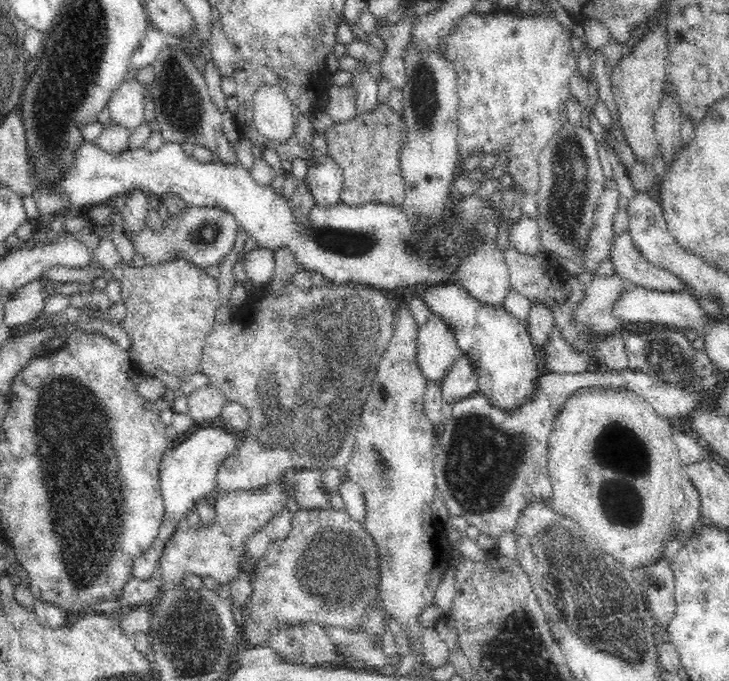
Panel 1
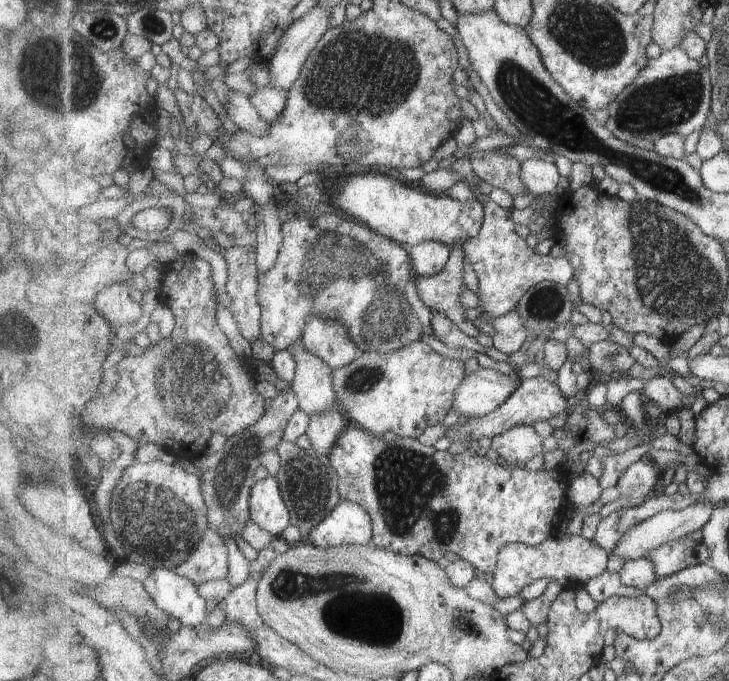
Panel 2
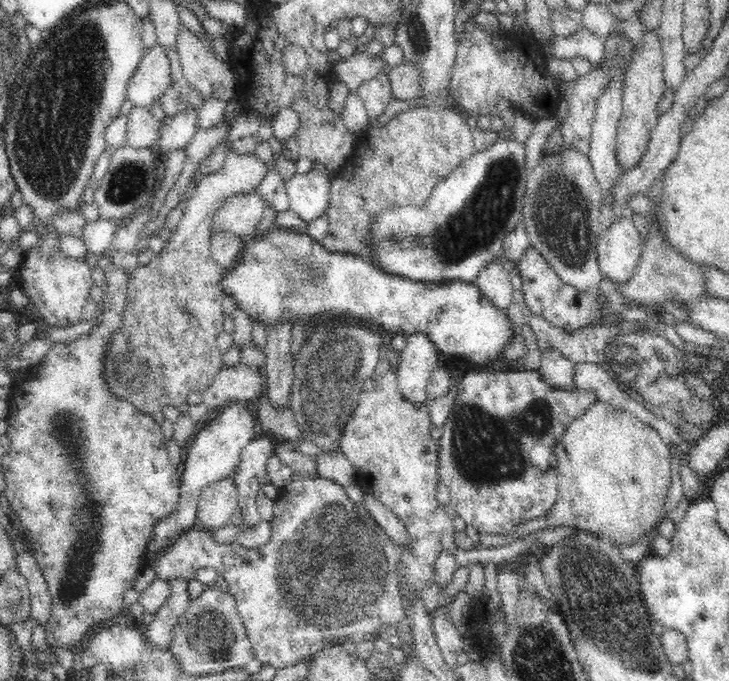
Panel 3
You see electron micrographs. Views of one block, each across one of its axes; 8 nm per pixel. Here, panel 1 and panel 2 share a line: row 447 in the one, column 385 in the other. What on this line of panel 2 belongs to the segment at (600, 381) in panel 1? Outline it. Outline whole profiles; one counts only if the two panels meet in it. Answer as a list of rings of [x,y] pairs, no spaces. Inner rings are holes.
[[[350,424],[343,434],[337,440],[337,446],[333,448],[333,452],[328,455],[331,459],[331,466],[338,472],[338,490],[341,493],[343,501],[351,501],[359,503],[370,512],[371,518],[374,520],[374,539],[371,544],[377,548],[391,549],[401,555],[415,556],[421,555],[425,558],[439,562],[447,552],[454,552],[458,557],[467,560],[474,565],[476,570],[481,574],[489,572],[494,574],[499,562],[499,552],[501,548],[505,548],[507,544],[523,543],[529,546],[541,546],[546,540],[555,537],[568,518],[570,503],[565,496],[569,475],[562,467],[550,470],[530,470],[526,466],[517,468],[515,466],[507,466],[502,461],[489,460],[489,458],[475,455],[469,448],[461,454],[451,454],[448,451],[436,450],[433,445],[425,446],[417,439],[399,437],[398,435],[393,440],[385,440],[381,436],[377,436],[355,424]]]

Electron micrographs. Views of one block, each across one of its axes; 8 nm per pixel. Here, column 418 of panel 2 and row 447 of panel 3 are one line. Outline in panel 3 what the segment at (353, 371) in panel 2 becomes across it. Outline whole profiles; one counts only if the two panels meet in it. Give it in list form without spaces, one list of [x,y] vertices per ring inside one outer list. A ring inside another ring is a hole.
[[[387,346],[372,376],[364,381],[362,394],[358,398],[358,406],[354,408],[352,418],[348,420],[344,434],[340,438],[340,451],[356,467],[357,473],[364,474],[368,478],[373,496],[384,504],[405,528],[407,541],[396,544],[392,551],[398,556],[395,565],[399,577],[399,593],[411,631],[411,623],[414,622],[414,598],[421,598],[420,594],[432,584],[436,559],[442,552],[455,555],[459,548],[454,539],[453,519],[446,516],[443,505],[436,499],[436,490],[440,484],[436,458],[438,442],[430,435],[430,428],[433,425],[430,420],[430,409],[426,402],[414,403],[406,399],[404,393],[400,391],[397,377],[400,353]]]

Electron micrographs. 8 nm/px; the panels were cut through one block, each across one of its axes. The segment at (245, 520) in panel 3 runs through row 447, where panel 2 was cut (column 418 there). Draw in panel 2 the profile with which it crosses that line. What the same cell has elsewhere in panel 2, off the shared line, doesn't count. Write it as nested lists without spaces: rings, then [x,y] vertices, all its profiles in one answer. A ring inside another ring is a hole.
[[[431,241],[412,246],[409,252],[415,273],[427,277],[439,274],[447,266],[451,253],[449,245]]]

